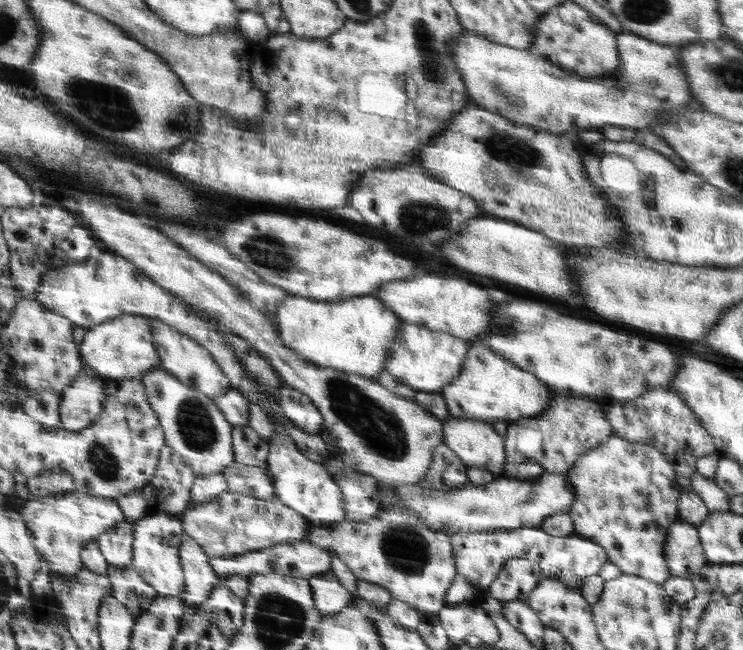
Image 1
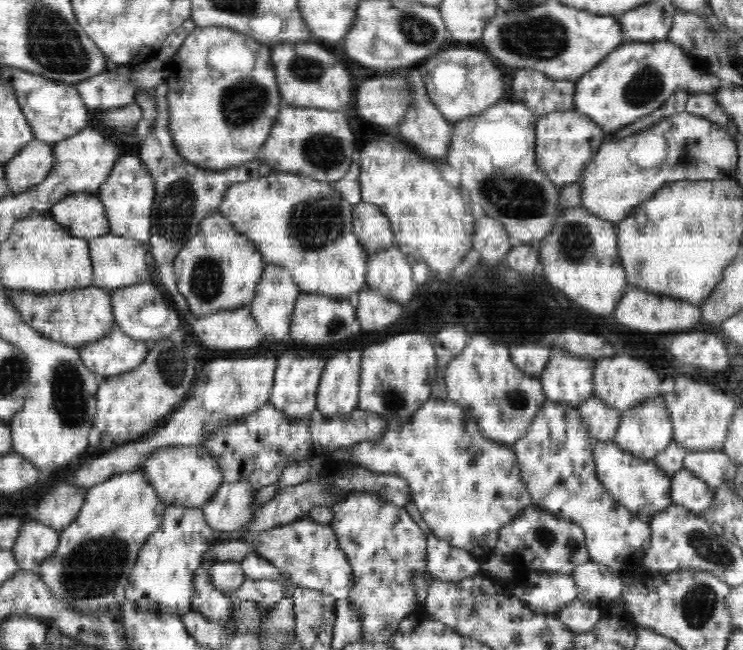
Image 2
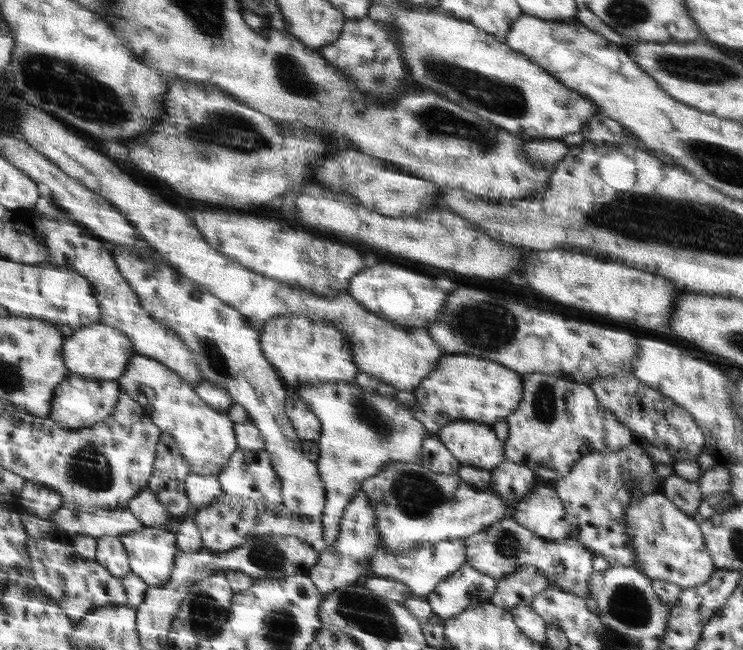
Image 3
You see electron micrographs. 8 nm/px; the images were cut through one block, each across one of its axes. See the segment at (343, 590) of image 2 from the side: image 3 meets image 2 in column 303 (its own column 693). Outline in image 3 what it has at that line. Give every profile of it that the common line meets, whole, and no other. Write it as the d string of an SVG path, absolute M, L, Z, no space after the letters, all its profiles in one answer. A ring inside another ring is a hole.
M662 492L634 500L626 512L626 527L636 551L634 567L647 577L670 581L685 589L708 583L716 573L698 519L682 512Z

